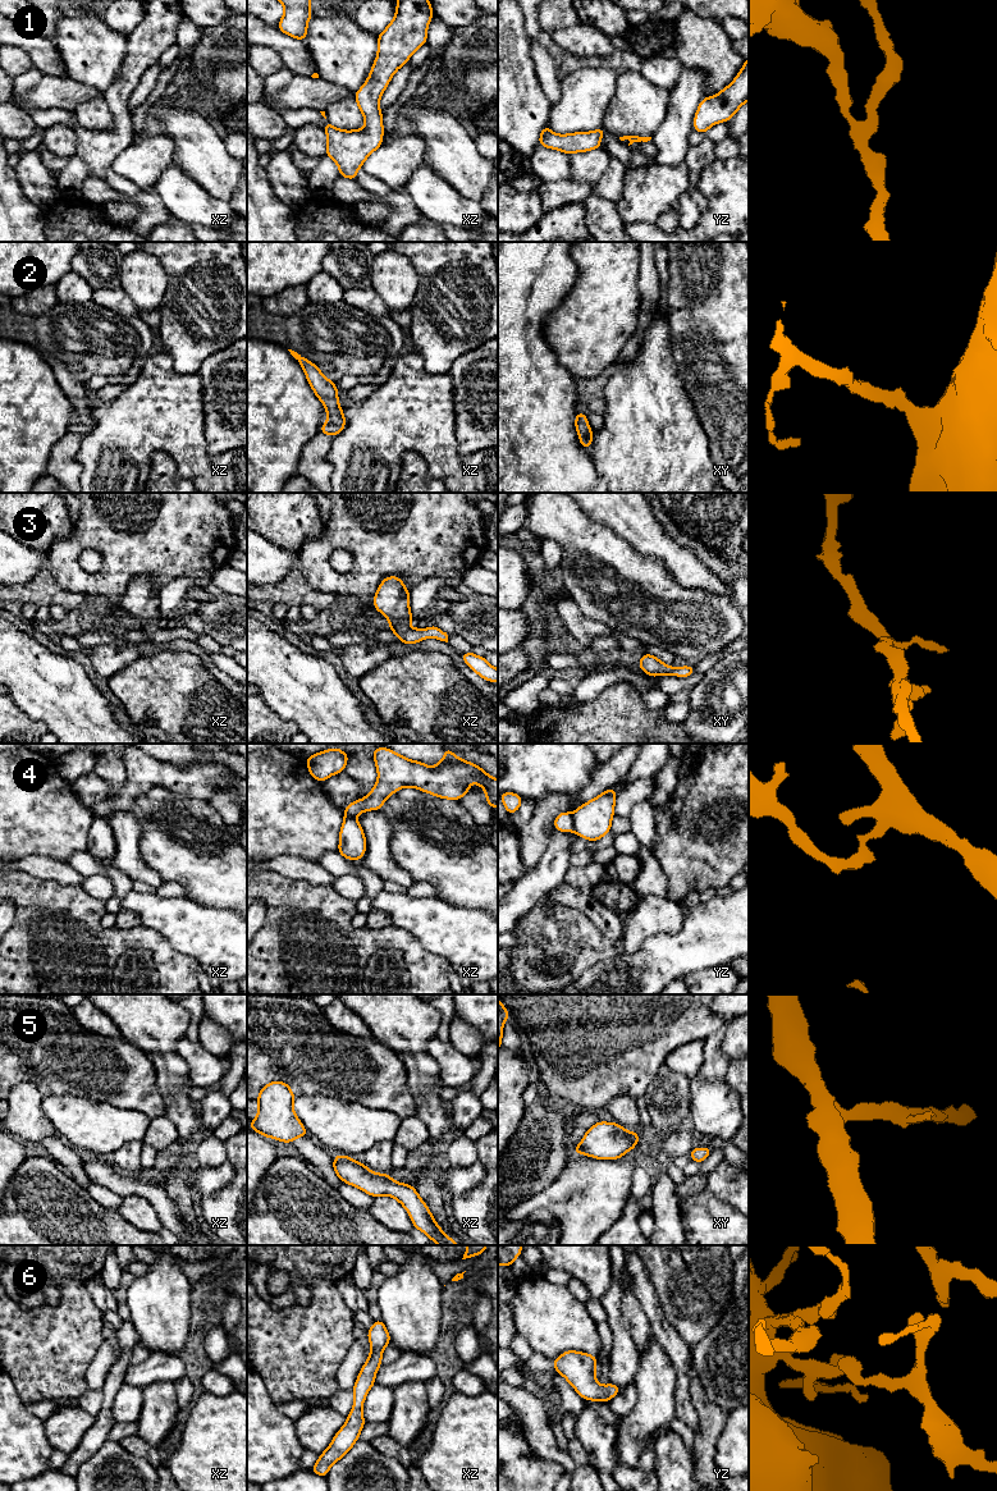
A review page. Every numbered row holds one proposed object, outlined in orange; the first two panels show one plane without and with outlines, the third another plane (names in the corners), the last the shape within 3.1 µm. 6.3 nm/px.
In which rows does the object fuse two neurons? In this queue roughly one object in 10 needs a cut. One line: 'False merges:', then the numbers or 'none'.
False merges: 4

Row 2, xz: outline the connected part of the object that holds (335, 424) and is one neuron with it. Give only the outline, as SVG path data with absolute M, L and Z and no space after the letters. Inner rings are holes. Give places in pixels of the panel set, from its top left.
M292 349L288 351L302 366L314 393L326 408L328 421L320 426L320 433L330 436L338 435L346 426L346 417L339 406L335 383L326 379L315 363Z

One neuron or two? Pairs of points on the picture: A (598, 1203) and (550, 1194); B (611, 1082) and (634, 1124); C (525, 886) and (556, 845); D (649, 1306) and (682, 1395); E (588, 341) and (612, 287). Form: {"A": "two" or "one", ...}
{"A": "one", "B": "two", "C": "one", "D": "one", "E": "one"}

